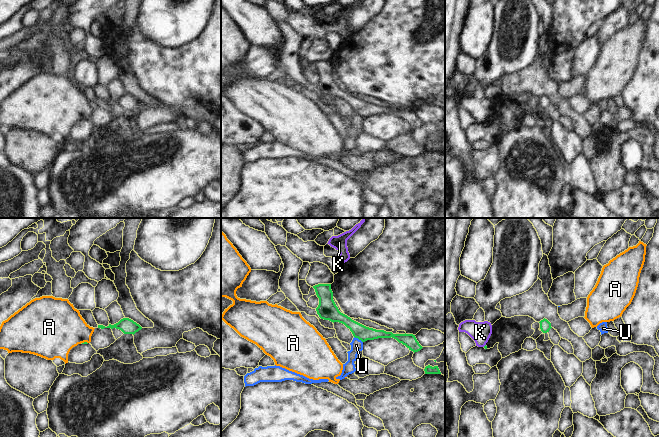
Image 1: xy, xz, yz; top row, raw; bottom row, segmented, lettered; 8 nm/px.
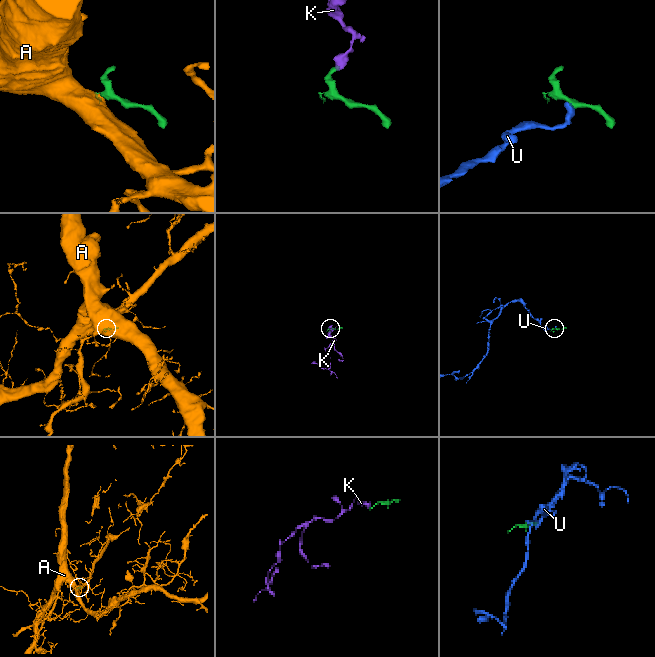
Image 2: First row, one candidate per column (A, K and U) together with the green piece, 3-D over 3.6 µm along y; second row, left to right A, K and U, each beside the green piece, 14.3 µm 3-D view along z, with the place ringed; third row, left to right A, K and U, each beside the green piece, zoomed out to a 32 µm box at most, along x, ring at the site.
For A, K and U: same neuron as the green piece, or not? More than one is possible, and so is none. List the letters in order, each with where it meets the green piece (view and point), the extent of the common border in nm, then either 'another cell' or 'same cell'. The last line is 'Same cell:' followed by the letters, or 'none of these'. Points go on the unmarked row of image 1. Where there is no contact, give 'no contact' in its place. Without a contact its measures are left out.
A: xy (84, 118) | 50 nm | same cell
K: no contact | another cell
U: xz (358, 114) | 90 nm | another cell
Same cell: A

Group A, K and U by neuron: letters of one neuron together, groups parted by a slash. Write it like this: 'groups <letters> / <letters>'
groups A / K / U

